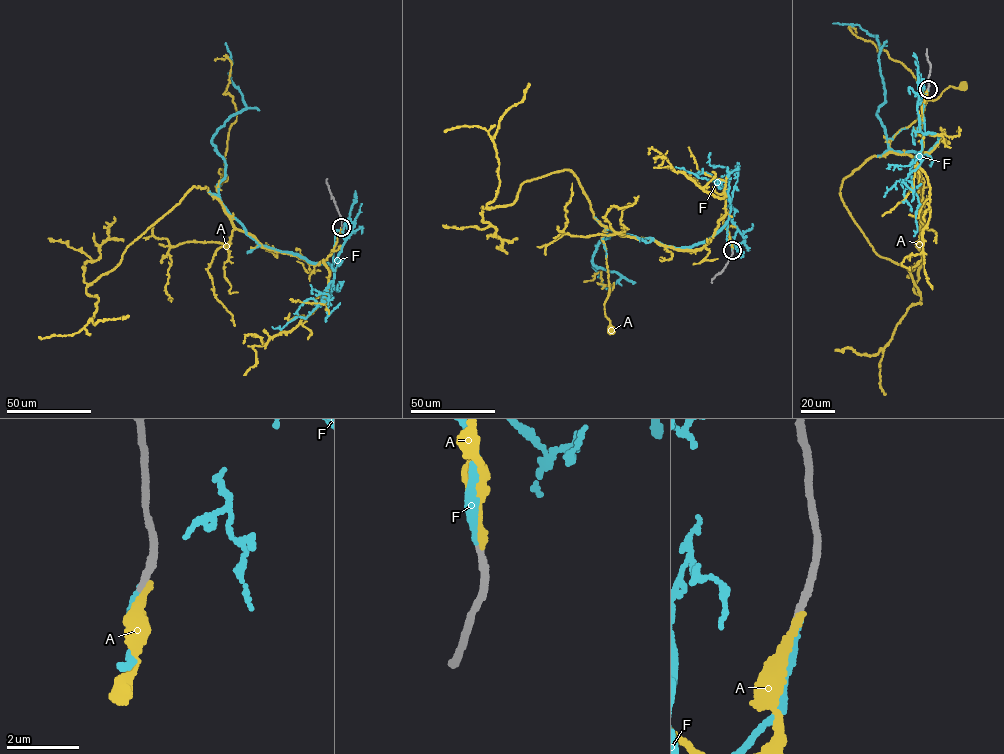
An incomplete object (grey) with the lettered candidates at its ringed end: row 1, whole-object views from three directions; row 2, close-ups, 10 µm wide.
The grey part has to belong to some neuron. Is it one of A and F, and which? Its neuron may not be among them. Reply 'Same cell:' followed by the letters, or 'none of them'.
Same cell: F

